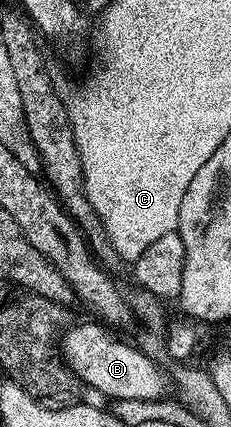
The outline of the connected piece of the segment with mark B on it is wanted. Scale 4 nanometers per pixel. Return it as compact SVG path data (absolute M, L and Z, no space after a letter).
M72 323L61 340L64 362L76 378L86 387L101 390L108 401L121 399L161 400L169 392L169 376L154 364L152 357L142 347L134 348L117 337L102 323Z

